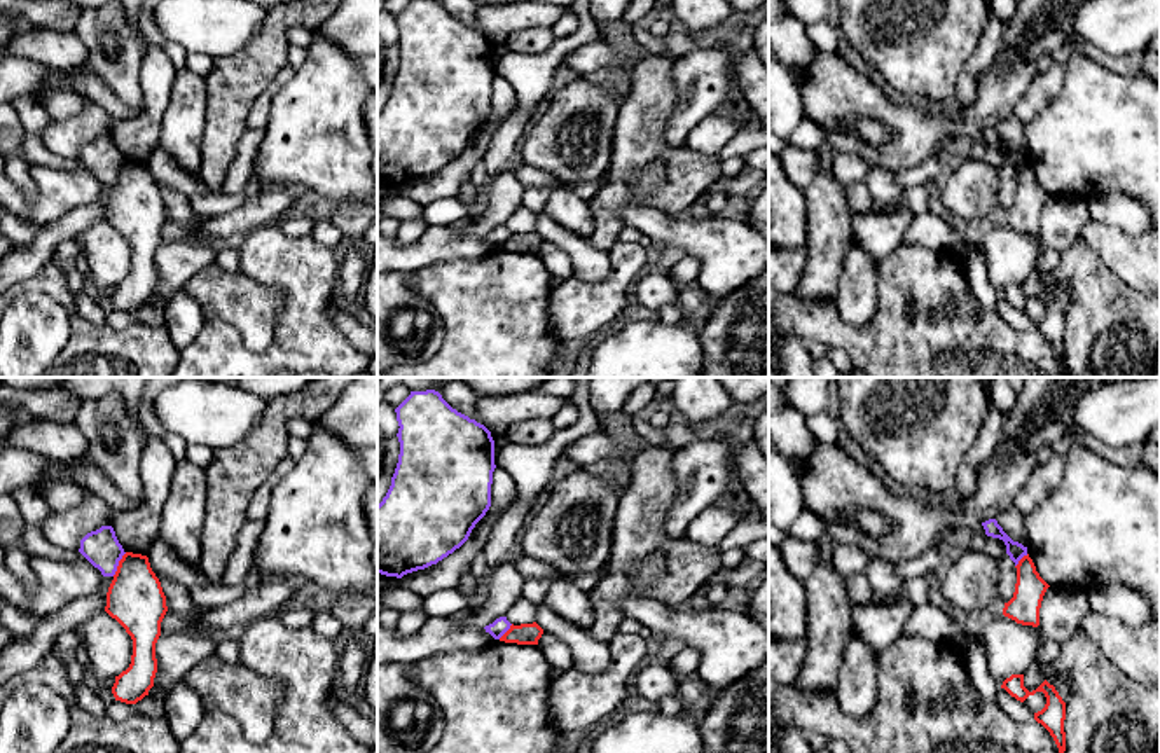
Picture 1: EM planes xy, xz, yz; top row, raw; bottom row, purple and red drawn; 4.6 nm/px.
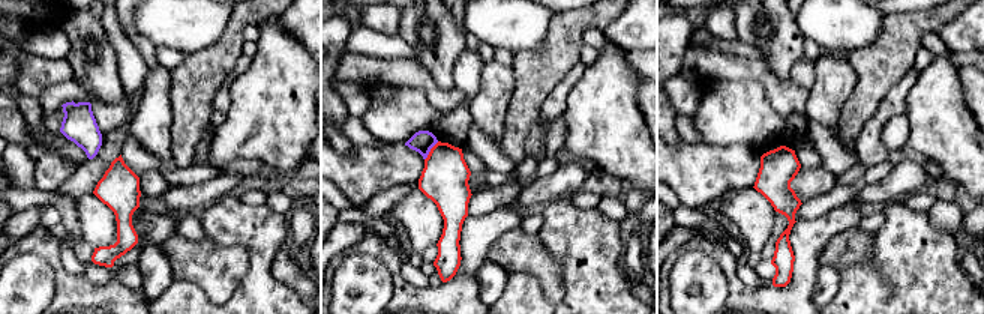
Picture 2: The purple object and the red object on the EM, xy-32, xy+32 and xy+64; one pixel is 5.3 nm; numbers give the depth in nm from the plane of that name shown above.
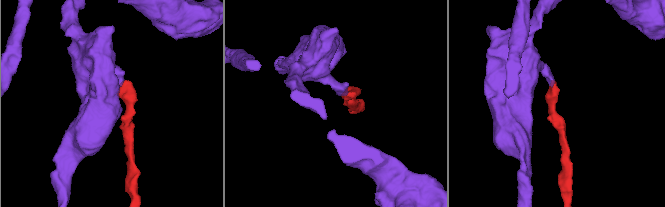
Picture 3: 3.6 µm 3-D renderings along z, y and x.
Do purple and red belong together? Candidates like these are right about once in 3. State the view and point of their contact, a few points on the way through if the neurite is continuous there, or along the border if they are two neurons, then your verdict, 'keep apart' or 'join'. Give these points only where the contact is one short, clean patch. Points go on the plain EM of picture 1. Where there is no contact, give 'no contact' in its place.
contact xy (117, 173); border xy (126, 161), (112, 184); keep apart

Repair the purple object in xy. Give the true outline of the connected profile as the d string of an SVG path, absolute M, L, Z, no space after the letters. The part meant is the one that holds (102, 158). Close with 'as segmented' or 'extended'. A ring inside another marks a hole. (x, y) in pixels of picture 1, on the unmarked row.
M101 135L96 140L87 142L80 149L79 161L101 180L103 185L114 185L119 169L126 162L119 152L112 135Z; as segmented

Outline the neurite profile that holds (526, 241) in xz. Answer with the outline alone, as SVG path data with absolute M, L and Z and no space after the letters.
M536 231L521 234L512 232L510 238L500 246L500 250L517 253L538 253L542 243L543 238Z

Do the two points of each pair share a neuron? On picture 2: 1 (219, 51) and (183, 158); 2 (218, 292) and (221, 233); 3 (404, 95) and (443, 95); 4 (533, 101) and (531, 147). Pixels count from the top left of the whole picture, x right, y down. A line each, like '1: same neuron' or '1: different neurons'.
1: same neuron
2: different neurons
3: different neurons
4: different neurons

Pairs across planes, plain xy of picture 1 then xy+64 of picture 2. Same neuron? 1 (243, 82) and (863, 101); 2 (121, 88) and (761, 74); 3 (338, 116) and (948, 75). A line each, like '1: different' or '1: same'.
1: same
2: different
3: same

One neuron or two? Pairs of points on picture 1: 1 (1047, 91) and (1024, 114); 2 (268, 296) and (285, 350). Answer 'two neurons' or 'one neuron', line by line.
1: one neuron
2: two neurons

